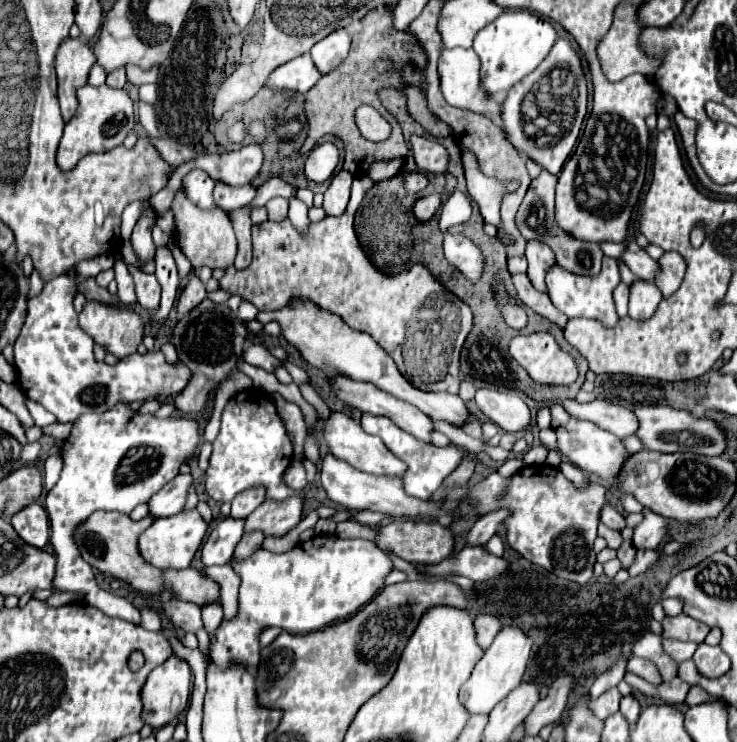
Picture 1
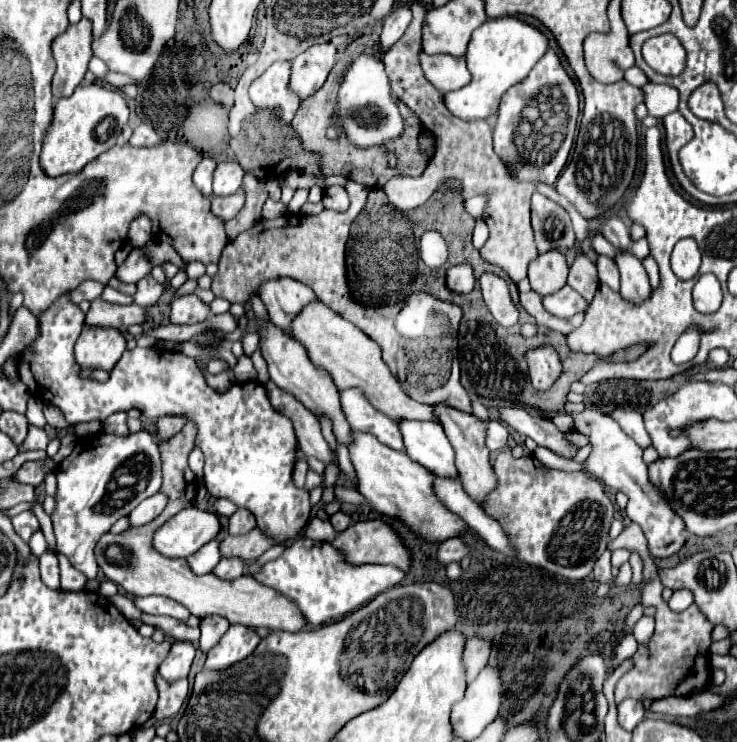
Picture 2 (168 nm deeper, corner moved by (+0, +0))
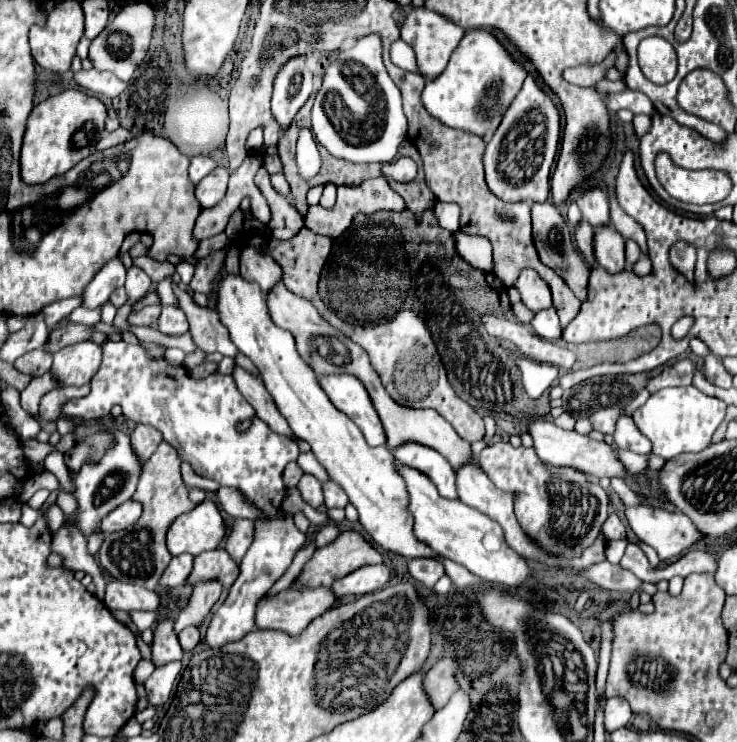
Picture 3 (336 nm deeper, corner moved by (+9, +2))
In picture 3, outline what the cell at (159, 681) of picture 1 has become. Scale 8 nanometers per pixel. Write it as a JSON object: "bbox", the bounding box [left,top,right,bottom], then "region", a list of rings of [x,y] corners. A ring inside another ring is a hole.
{"bbox":[153,618,183,666],"region":[[[161,618],[153,630],[153,660],[155,666],[163,666],[171,660],[181,660],[183,650],[179,646],[177,634],[173,630],[173,618]]]}

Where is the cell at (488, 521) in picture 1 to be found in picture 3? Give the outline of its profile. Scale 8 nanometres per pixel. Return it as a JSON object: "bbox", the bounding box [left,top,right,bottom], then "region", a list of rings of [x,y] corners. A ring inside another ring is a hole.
{"bbox":[407,558,445,588],"region":[[[419,558],[419,560],[409,560],[407,570],[411,574],[411,578],[427,588],[433,588],[435,582],[445,574],[443,566],[437,560],[427,560],[427,558]]]}

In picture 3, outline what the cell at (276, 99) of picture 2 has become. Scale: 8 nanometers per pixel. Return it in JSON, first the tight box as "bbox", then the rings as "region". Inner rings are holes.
{"bbox":[247,128,263,152],"region":[[[257,128],[257,130],[253,130],[253,132],[249,134],[249,138],[247,138],[247,150],[249,150],[249,152],[255,152],[255,150],[259,150],[261,146],[263,146],[263,130]]]}

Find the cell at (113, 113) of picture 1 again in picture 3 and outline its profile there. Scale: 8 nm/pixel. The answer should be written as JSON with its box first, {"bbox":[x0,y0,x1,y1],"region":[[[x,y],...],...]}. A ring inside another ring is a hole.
{"bbox":[21,90,107,186],"region":[[[81,90],[59,92],[45,102],[37,104],[25,126],[23,144],[21,144],[21,180],[27,186],[45,184],[55,176],[63,176],[77,162],[95,152],[101,132],[105,130],[107,108],[95,96],[89,96]]]}

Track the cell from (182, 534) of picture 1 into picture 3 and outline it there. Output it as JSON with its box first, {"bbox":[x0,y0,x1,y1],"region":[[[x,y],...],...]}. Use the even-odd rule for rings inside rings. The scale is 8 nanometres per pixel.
{"bbox":[167,500,227,556],"region":[[[203,500],[189,514],[183,514],[167,532],[167,548],[173,556],[215,550],[227,534],[227,524],[213,500]]]}

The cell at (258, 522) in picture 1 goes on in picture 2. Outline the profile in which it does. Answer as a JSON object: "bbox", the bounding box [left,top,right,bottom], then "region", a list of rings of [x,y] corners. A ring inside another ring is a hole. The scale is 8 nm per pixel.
{"bbox":[220,526,274,560],"region":[[[256,526],[246,534],[238,534],[238,536],[228,534],[222,540],[220,550],[222,550],[222,556],[240,556],[244,560],[254,560],[272,546],[274,546],[274,540],[268,534],[264,534],[260,526]]]}

